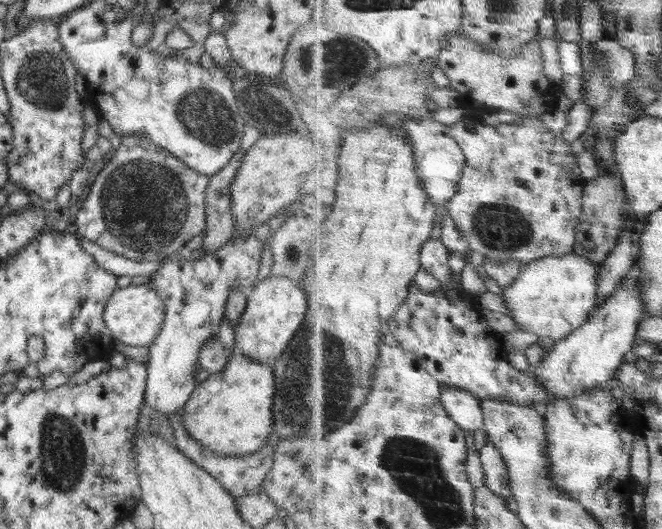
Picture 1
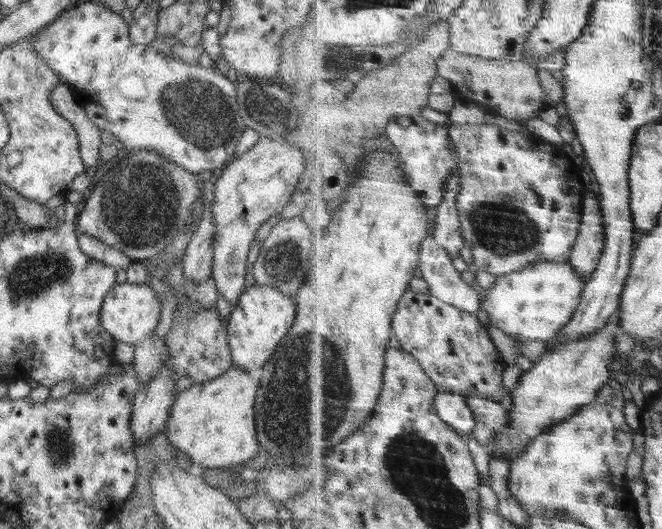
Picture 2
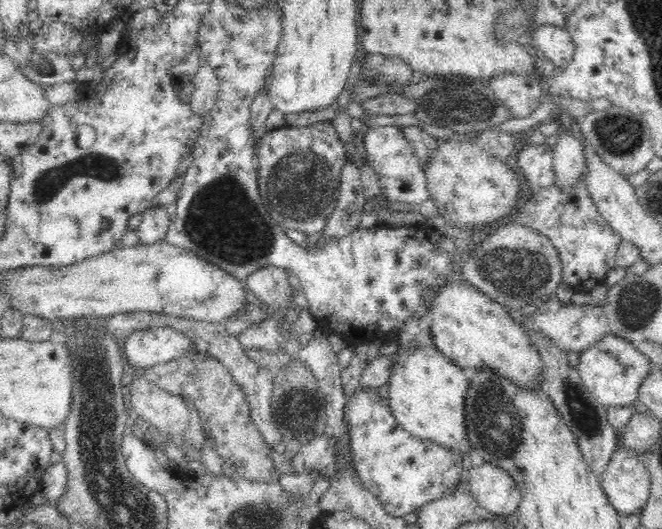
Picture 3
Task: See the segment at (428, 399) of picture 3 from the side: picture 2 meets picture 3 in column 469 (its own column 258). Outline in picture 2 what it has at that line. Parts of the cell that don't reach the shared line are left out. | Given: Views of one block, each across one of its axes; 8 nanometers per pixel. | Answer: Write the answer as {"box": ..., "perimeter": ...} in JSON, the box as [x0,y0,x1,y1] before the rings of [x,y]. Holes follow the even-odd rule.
{"box":[165,364,260,468],"perimeter":[[[235,364],[224,374],[203,383],[194,383],[177,395],[165,423],[172,446],[192,460],[192,468],[226,468],[242,465],[260,450],[256,440],[256,398],[260,381],[252,371]]]}

